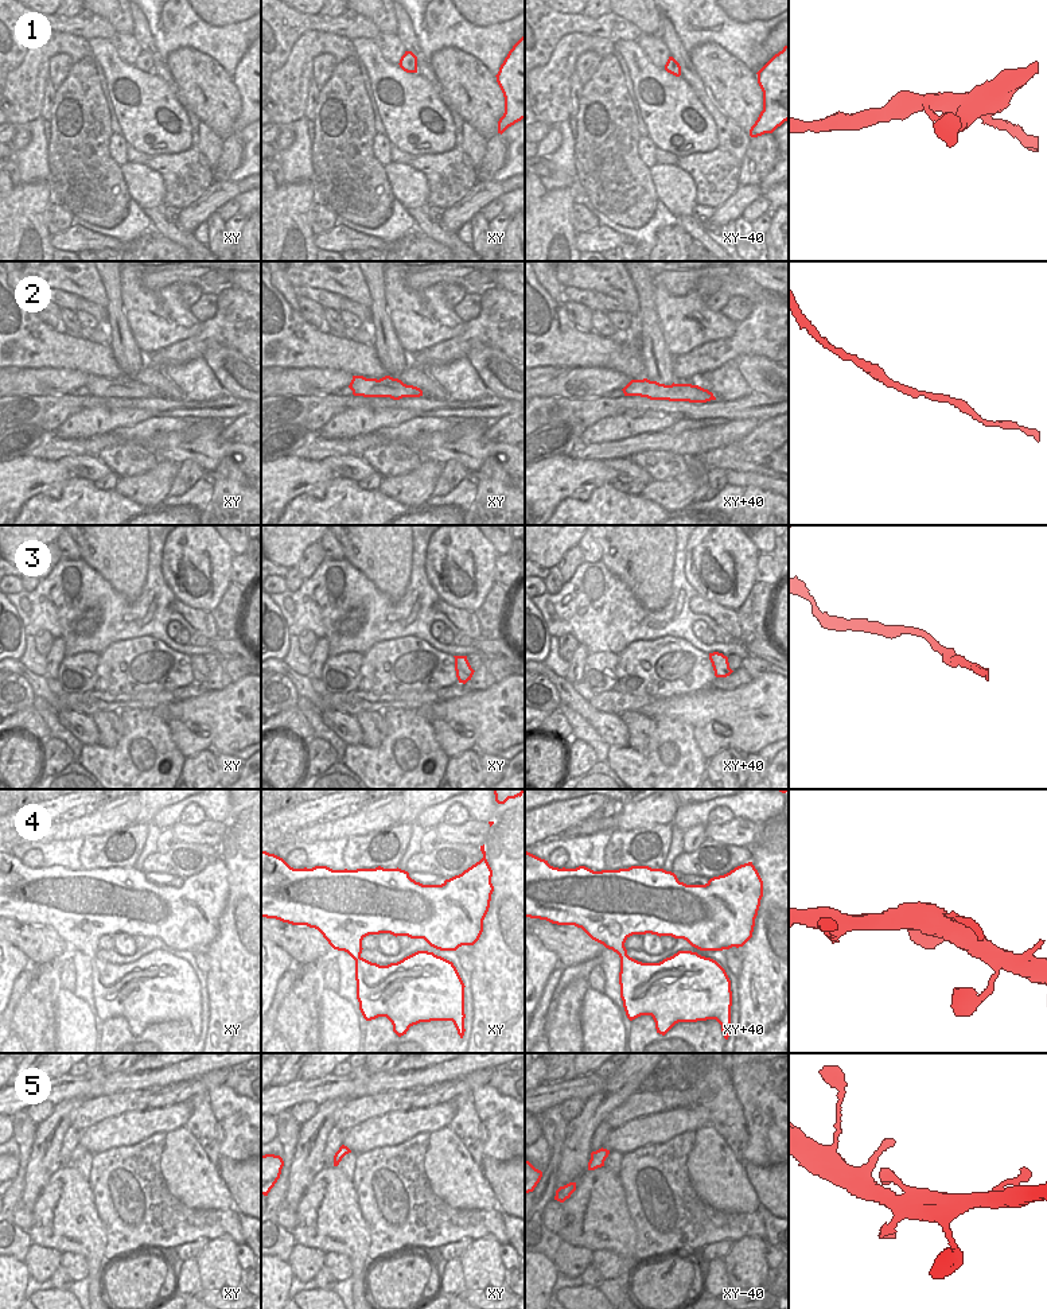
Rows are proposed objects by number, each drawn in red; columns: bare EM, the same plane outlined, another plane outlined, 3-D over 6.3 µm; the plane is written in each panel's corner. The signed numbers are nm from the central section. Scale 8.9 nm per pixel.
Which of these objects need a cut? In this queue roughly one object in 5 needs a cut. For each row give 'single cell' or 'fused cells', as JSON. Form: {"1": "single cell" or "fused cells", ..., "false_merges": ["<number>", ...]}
{"1": "single cell", "2": "single cell", "3": "single cell", "4": "single cell", "5": "single cell", "false_merges": []}

